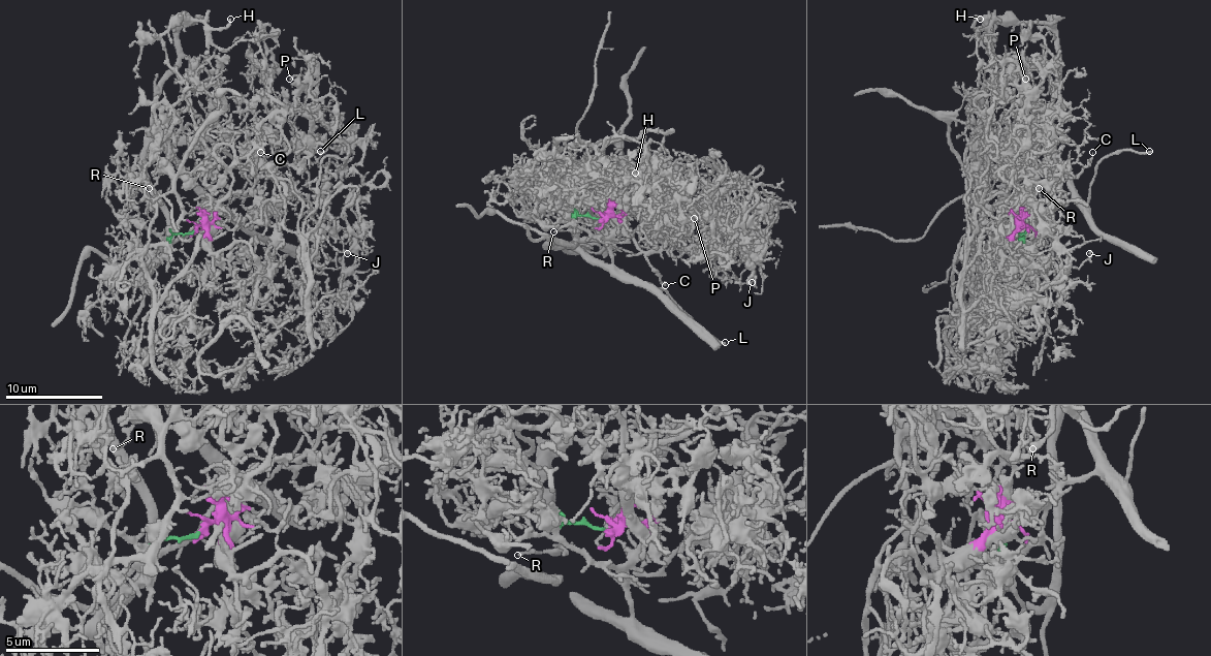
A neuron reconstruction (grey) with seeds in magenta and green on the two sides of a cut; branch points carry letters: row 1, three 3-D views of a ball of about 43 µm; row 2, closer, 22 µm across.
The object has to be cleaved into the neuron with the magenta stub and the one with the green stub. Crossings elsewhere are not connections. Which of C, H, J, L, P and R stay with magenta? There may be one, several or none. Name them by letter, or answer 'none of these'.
J, P

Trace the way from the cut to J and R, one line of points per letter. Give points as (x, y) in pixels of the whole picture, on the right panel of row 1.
J: (1026, 229), (985, 202), (973, 159), (1005, 154), (1036, 98), (1050, 134), (999, 174), (1073, 266), (1089, 254)
R: (1026, 229), (1028, 242), (1036, 240), (1073, 190), (1065, 166), (1046, 149), (1036, 164), (1039, 188)

